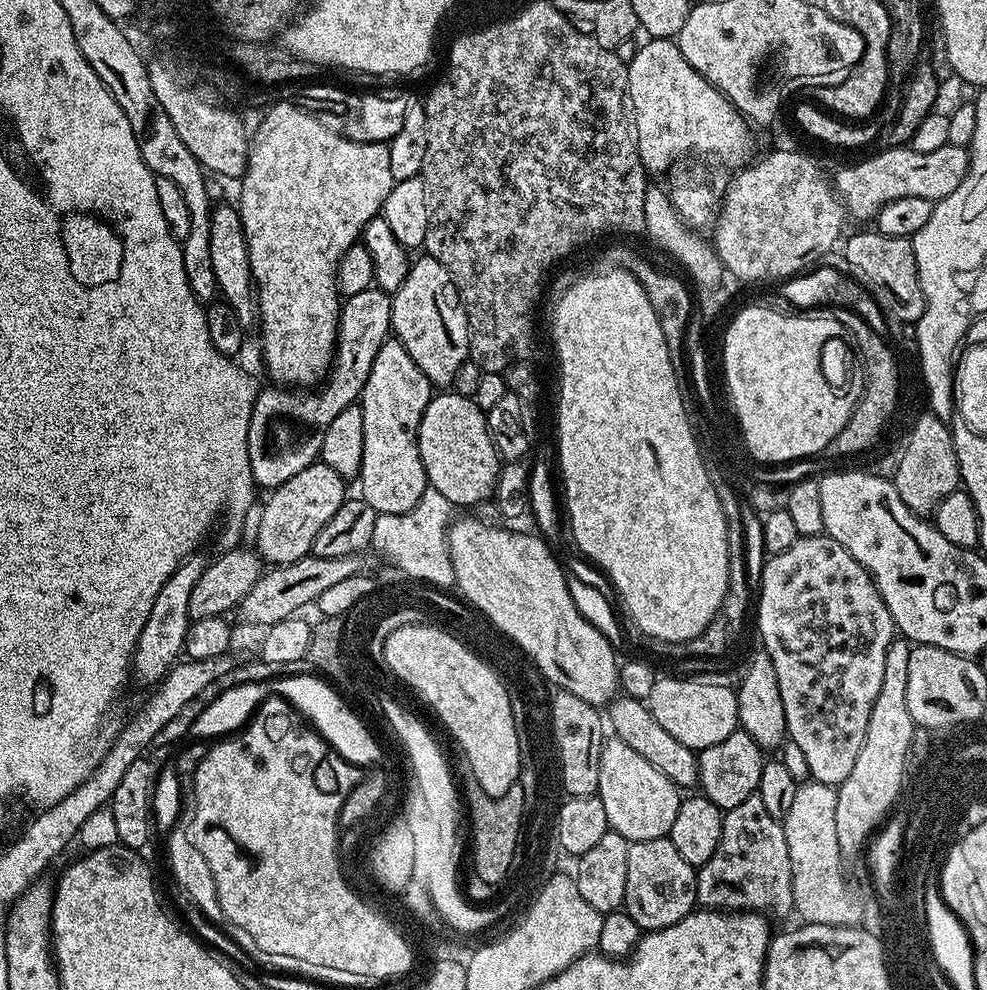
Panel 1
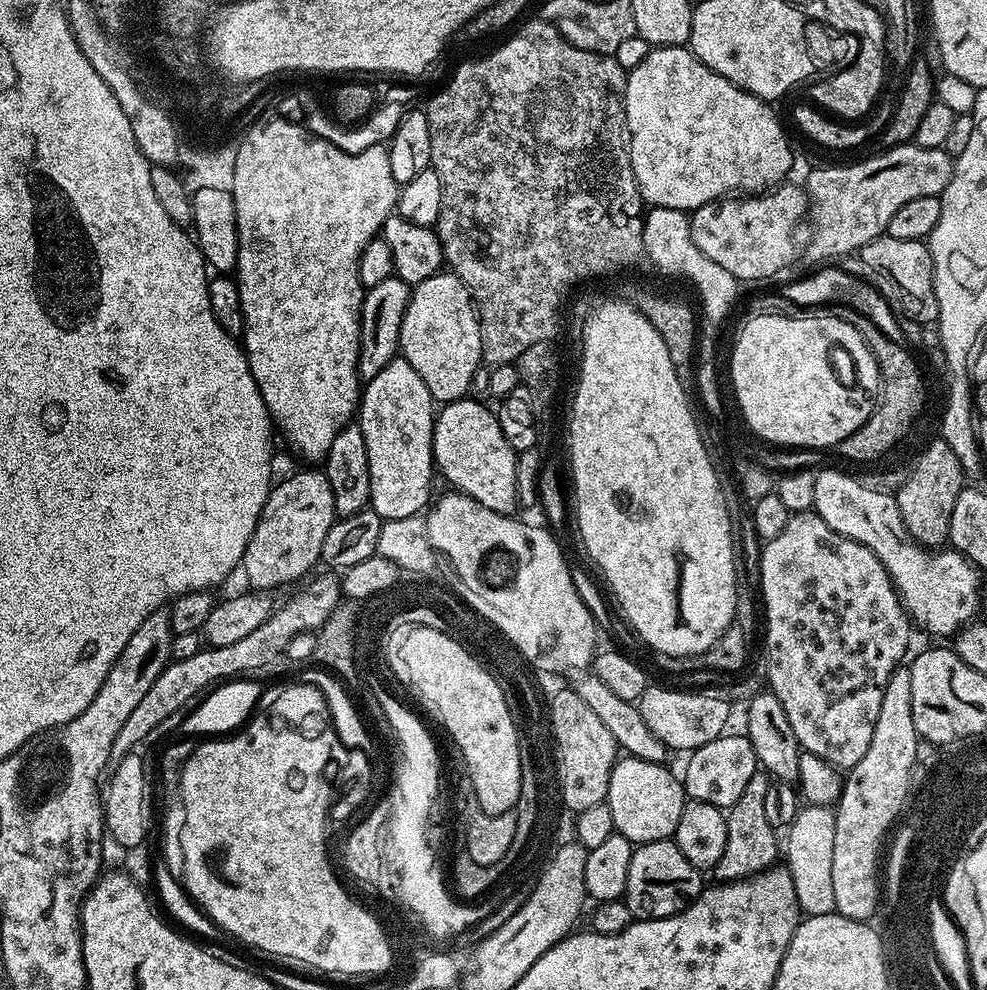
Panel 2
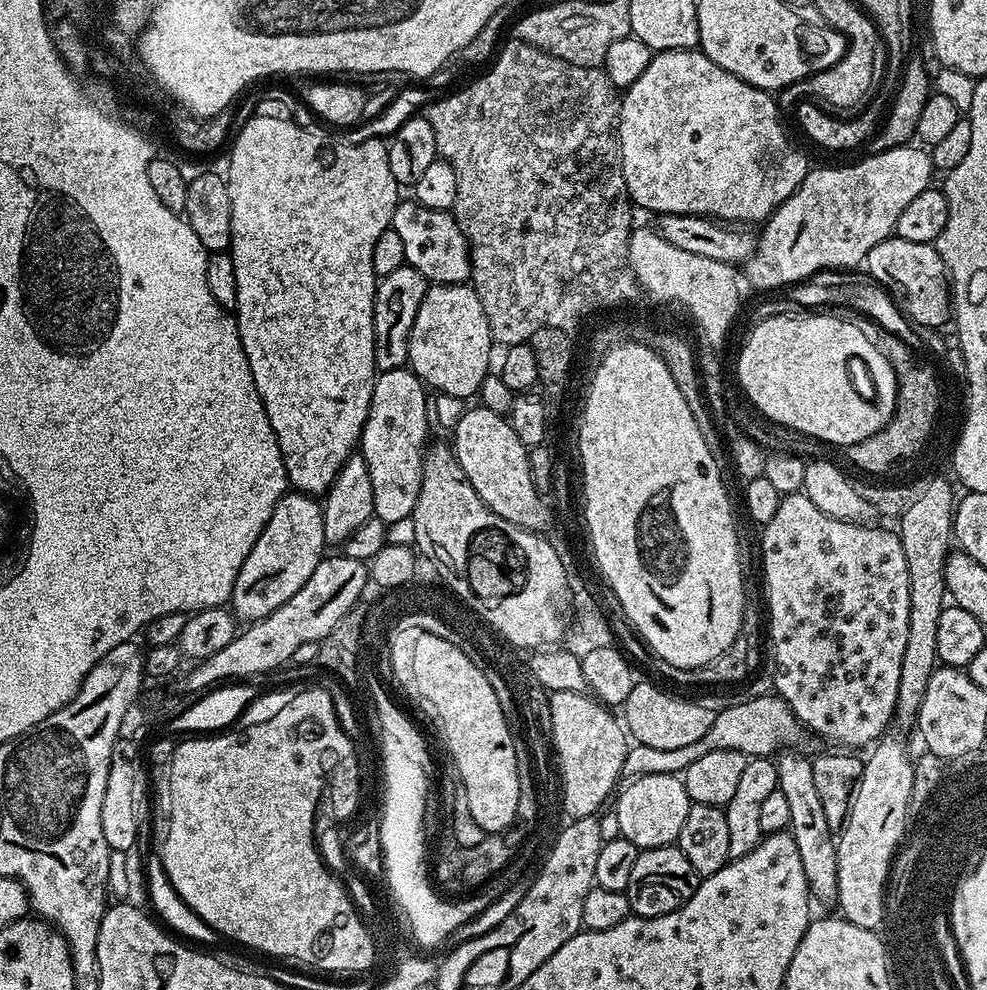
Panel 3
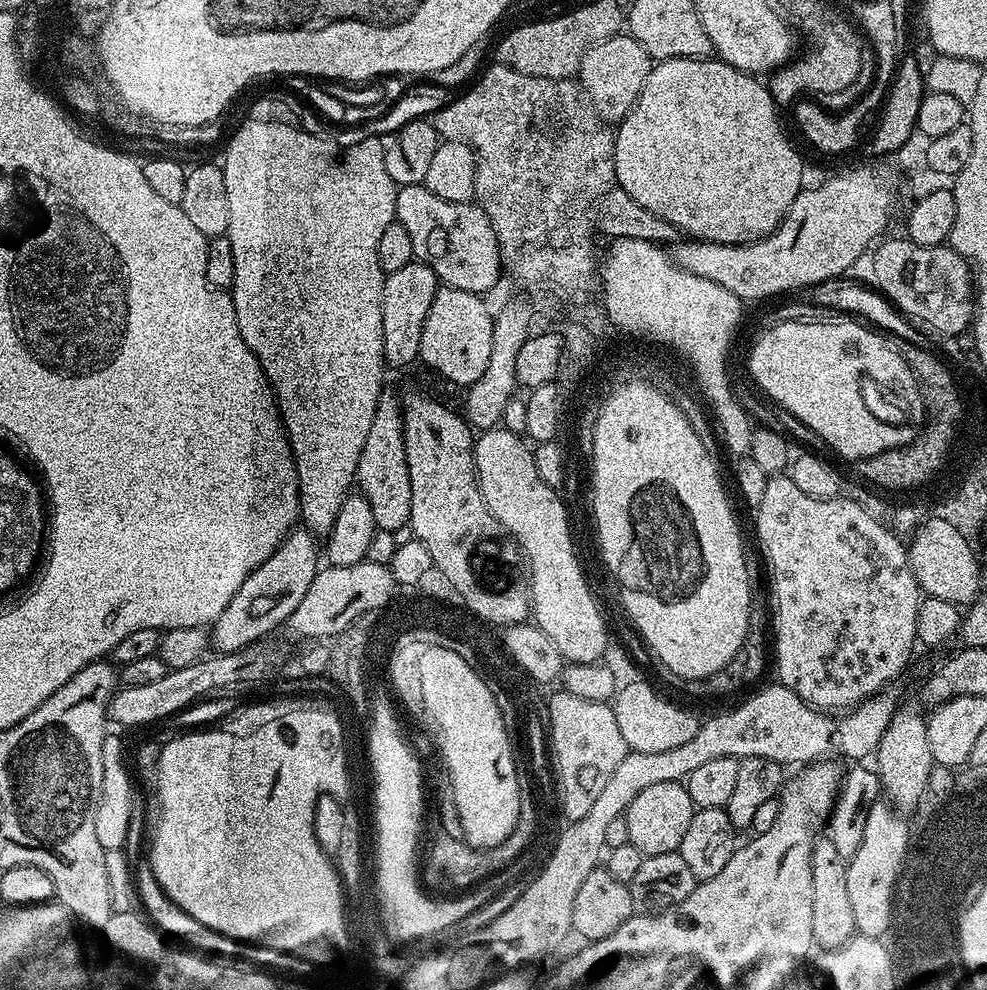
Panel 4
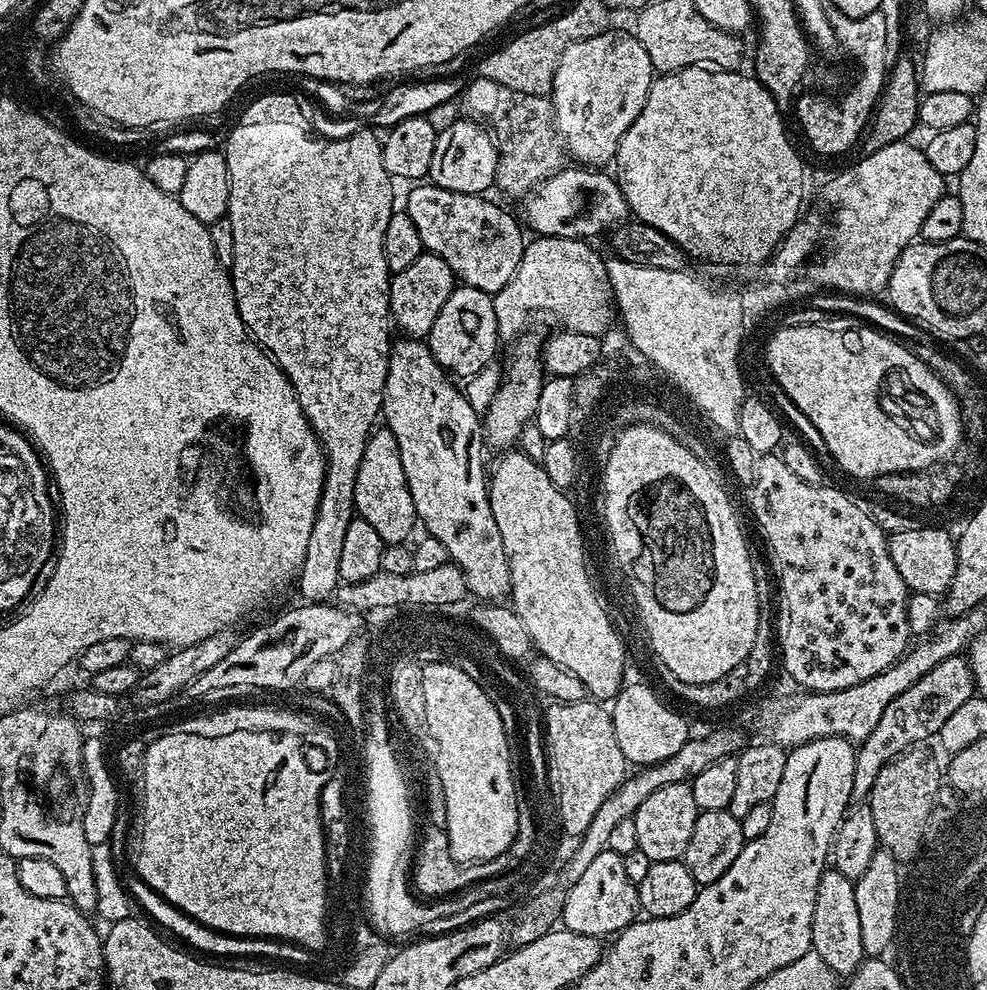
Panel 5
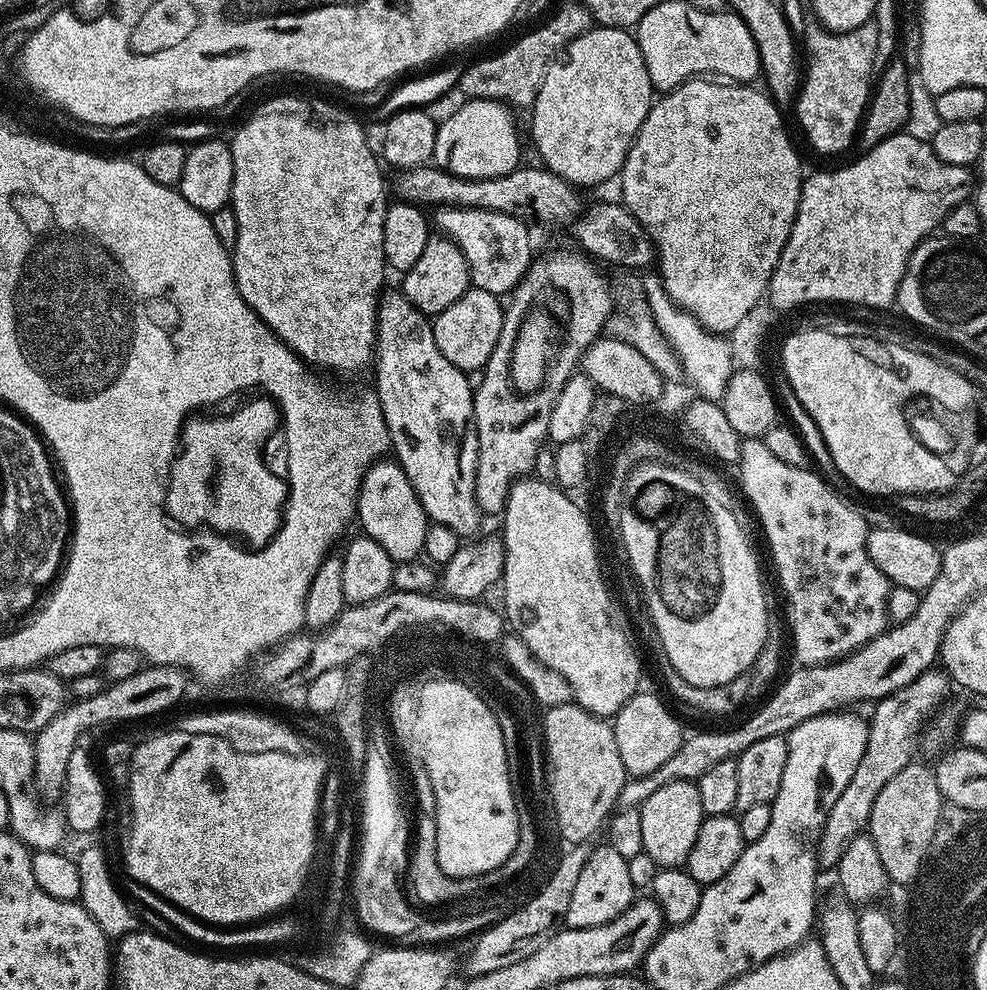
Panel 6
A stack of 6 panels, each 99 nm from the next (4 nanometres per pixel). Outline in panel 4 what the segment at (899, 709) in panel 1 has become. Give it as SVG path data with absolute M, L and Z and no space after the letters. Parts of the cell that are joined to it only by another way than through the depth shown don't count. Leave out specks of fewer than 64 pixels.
M878 803L867 805L861 846L848 860L846 890L850 897L850 906L854 910L857 933L880 938L893 924L889 892L893 877L899 876L904 859L908 857L910 824L891 804Z

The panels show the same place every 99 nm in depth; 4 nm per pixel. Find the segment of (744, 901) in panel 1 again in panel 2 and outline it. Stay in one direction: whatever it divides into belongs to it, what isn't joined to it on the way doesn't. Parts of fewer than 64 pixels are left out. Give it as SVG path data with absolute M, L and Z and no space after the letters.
M757 770L754 778L746 785L742 798L727 809L728 825L726 826L726 850L722 850L722 858L718 858L714 869L715 879L720 882L730 880L745 880L777 863L776 855L781 855L782 844L776 841L777 829L772 828L765 815L765 797L770 783L767 772Z

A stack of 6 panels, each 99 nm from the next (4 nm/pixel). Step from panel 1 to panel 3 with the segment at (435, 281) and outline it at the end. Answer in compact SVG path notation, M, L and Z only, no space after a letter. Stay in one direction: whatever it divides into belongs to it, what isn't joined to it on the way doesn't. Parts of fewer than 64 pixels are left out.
M467 283L432 284L422 298L422 306L418 306L418 314L414 314L414 326L410 330L407 367L413 374L424 381L433 393L452 396L457 402L464 402L467 396L475 397L479 393L483 380L490 373L488 363L492 360L492 348L492 331L475 290Z

